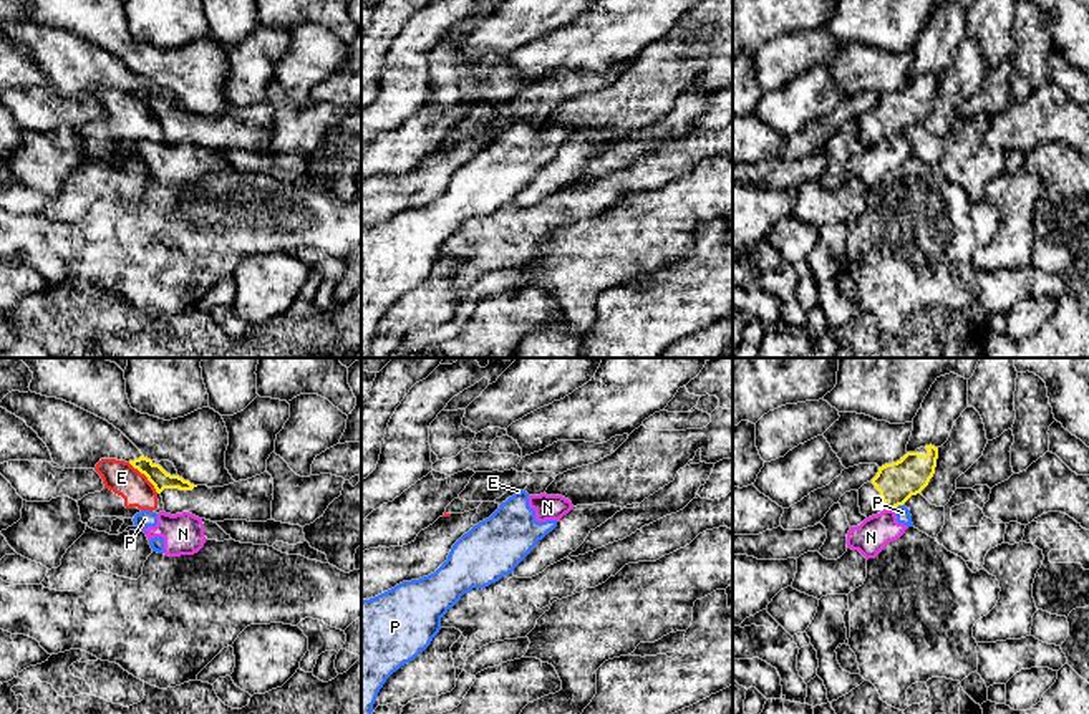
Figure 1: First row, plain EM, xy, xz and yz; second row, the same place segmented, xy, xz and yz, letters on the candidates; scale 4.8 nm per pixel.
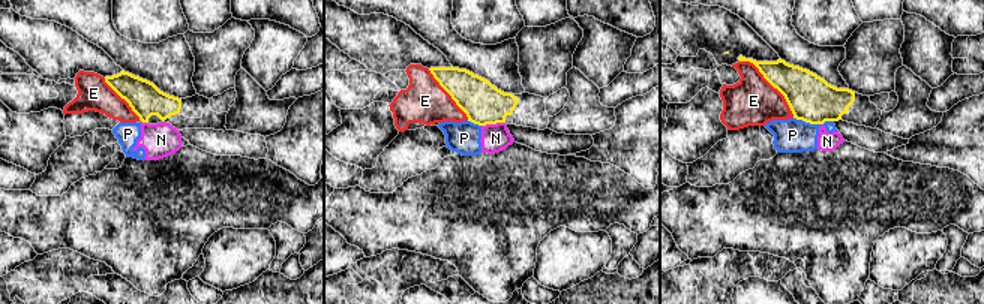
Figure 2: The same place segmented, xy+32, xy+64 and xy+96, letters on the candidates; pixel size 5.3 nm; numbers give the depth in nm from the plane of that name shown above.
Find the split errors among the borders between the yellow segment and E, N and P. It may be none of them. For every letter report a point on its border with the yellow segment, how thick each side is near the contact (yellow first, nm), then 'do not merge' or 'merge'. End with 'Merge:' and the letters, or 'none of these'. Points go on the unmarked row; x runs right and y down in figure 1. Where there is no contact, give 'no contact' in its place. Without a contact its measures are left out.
E: xy (145, 103) | 90/160 nm | do not merge
N: yz (889, 138) | 190/160 nm | do not merge
P: yz (897, 135) | 190/70 nm | do not merge
Merge: none of these

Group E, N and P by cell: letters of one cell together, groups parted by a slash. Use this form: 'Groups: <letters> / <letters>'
Groups: E / N P

